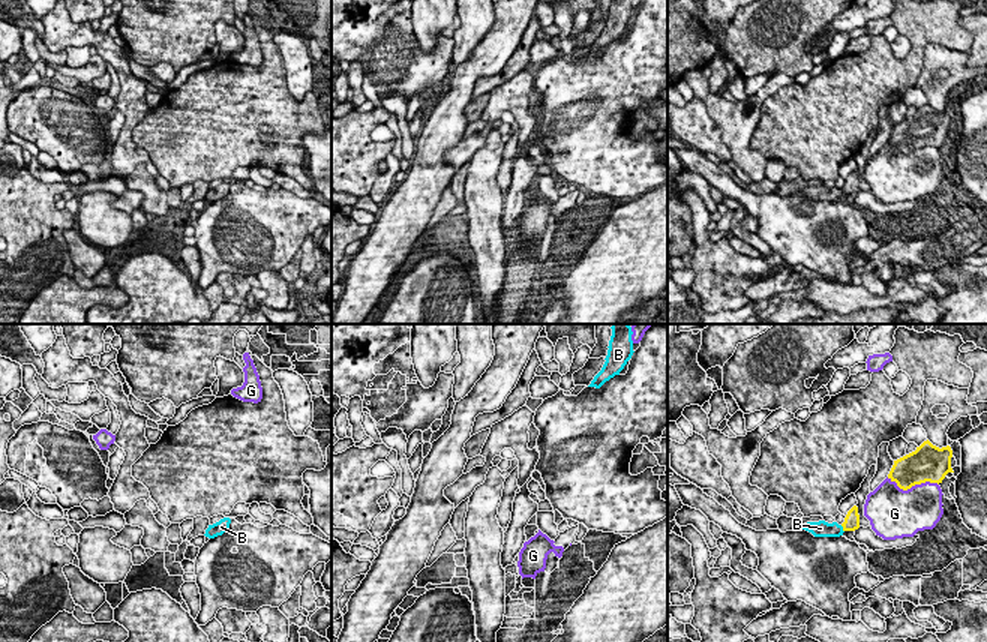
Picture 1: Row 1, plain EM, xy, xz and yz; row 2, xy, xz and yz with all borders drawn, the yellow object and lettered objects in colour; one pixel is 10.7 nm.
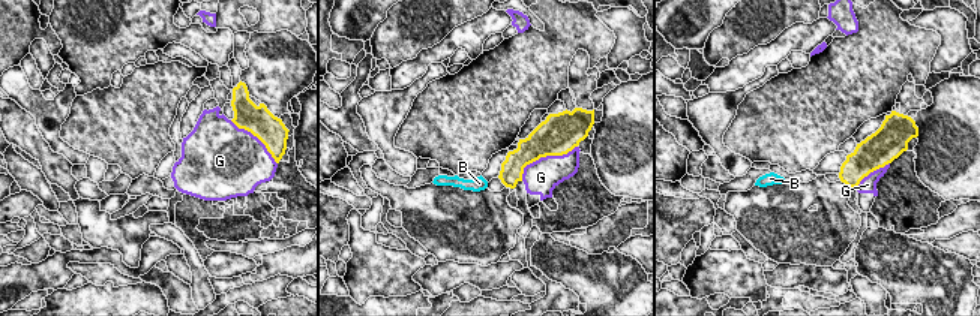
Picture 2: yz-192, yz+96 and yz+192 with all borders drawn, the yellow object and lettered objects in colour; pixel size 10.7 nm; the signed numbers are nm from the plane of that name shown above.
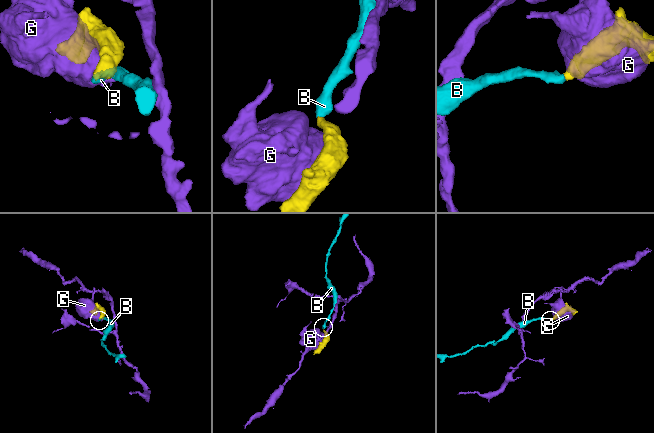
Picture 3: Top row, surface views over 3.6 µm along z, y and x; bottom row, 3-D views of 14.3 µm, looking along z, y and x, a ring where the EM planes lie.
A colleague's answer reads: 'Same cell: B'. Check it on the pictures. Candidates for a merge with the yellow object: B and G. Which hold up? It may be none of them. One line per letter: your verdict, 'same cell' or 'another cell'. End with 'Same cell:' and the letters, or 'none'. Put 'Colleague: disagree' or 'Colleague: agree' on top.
Colleague: agree
B: same cell
G: another cell
Same cell: B

